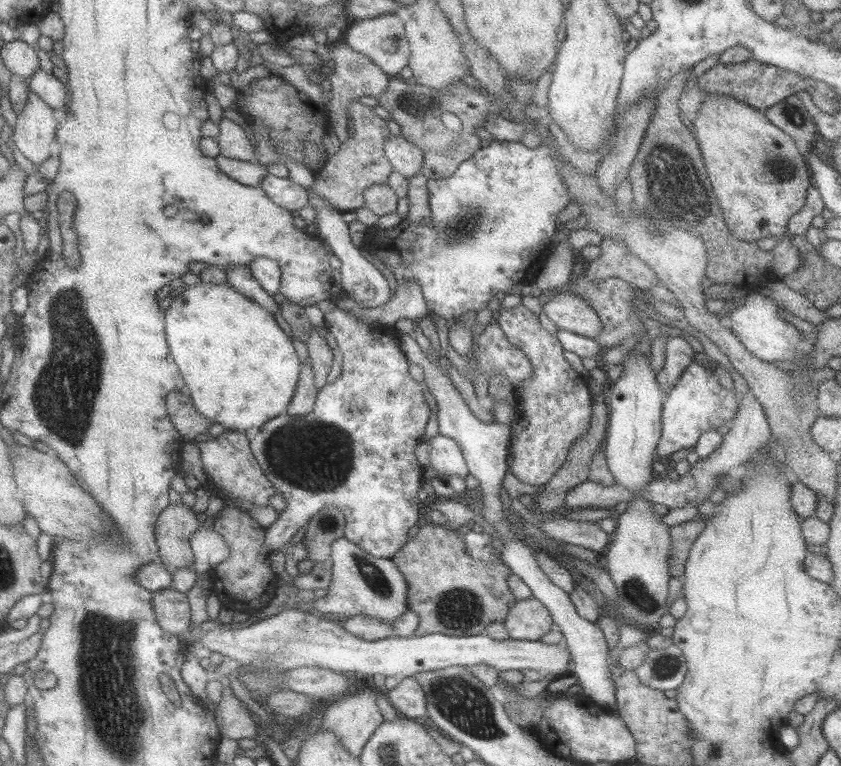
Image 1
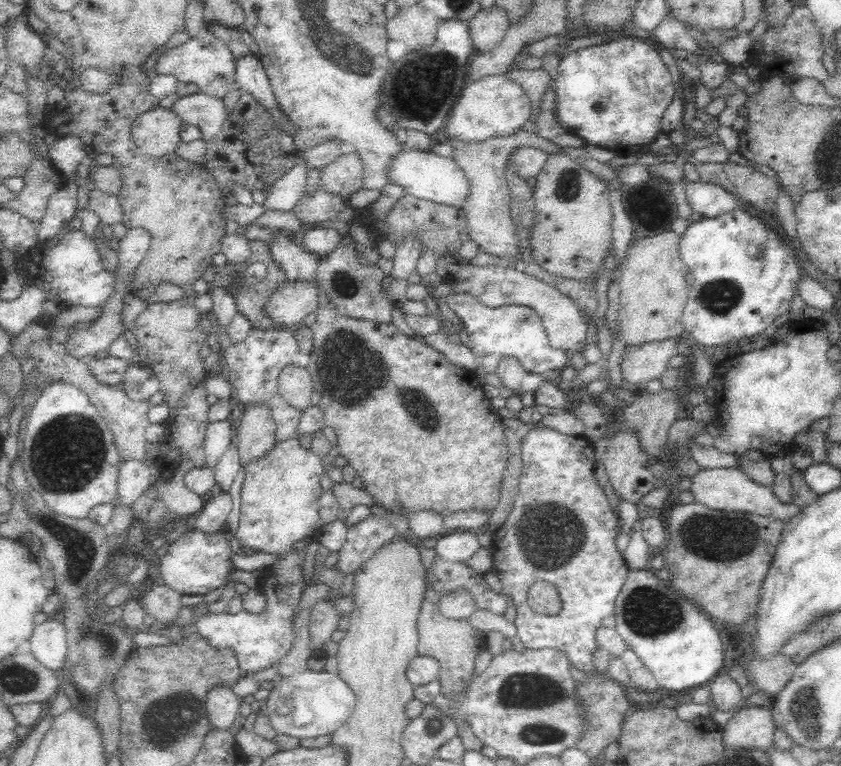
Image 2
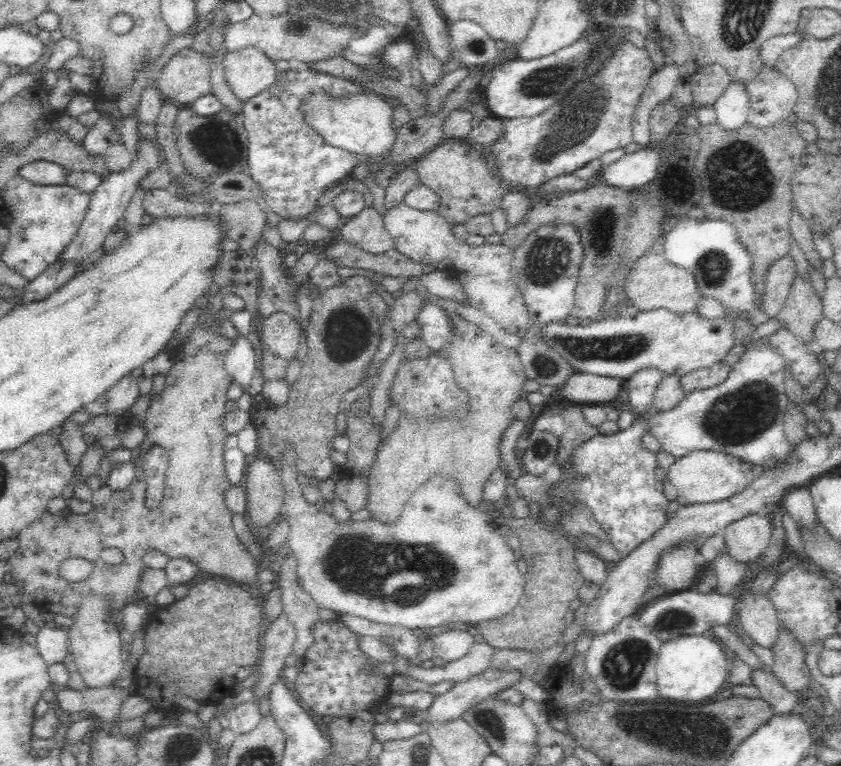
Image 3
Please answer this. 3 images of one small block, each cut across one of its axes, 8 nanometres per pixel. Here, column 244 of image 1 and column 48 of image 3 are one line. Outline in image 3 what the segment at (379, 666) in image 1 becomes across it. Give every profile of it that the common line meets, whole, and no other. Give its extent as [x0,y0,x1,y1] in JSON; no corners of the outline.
[36,626,69,665]

